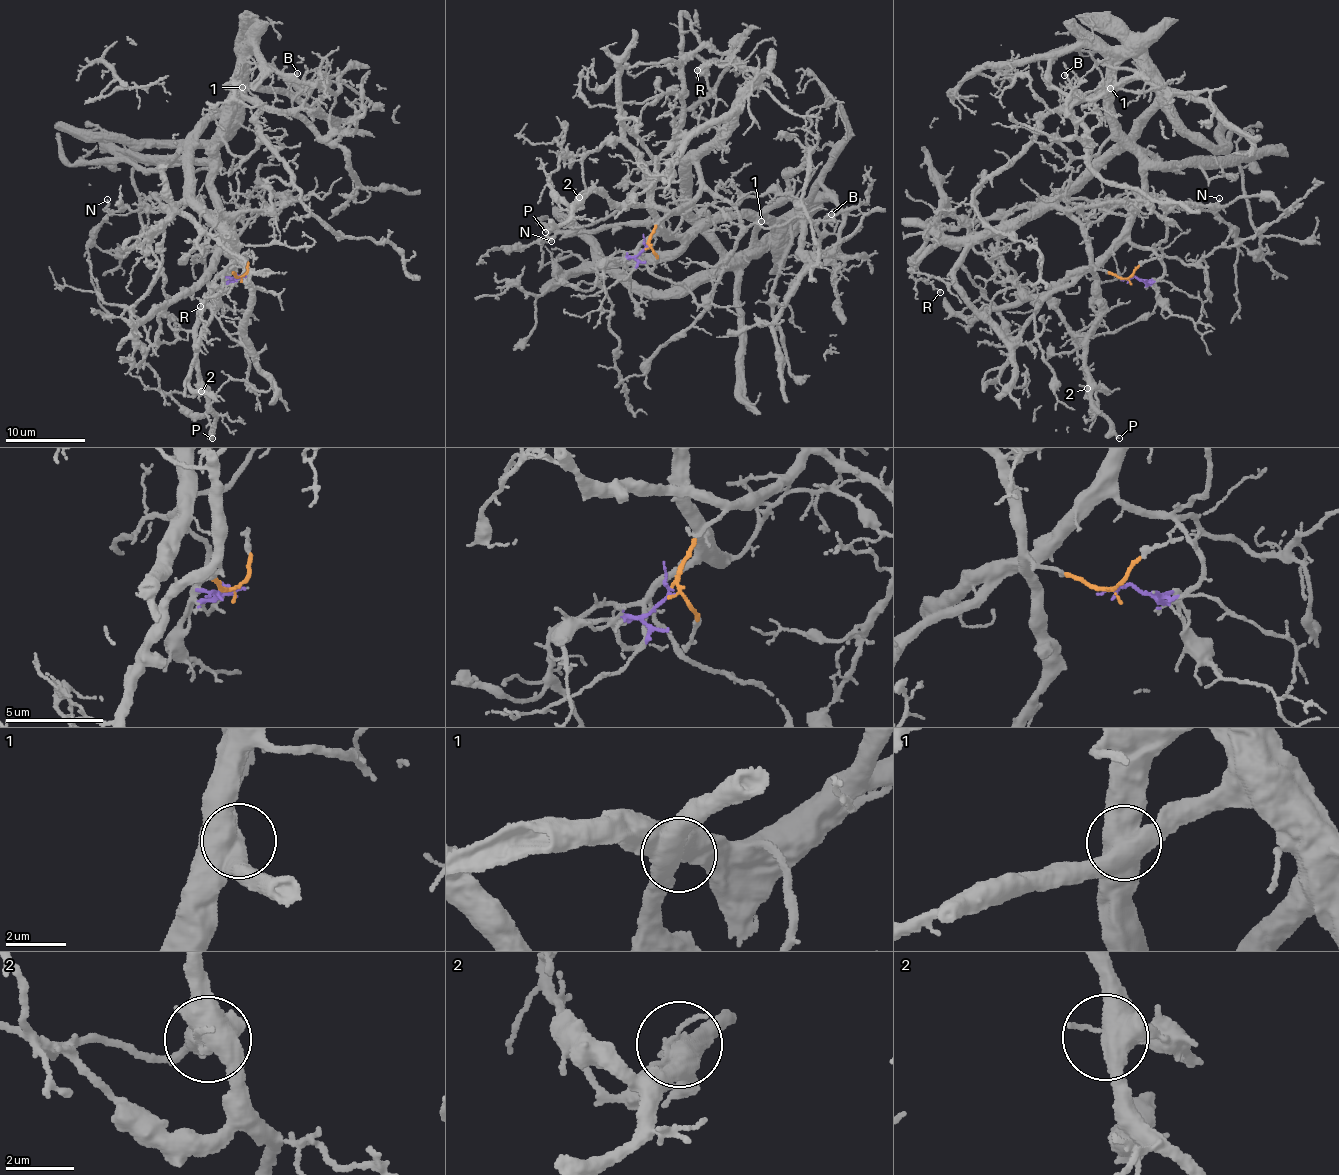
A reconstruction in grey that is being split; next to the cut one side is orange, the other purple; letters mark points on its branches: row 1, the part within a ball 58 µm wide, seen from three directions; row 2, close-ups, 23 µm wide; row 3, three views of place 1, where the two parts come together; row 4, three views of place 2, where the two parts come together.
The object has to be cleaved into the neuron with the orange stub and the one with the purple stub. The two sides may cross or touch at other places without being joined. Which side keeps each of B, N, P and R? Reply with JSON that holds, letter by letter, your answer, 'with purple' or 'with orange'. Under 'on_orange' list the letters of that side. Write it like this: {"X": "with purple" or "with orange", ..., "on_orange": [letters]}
{"B": "with orange", "N": "with orange", "P": "with orange", "R": "with orange", "on_orange": ["B", "N", "P", "R"]}

